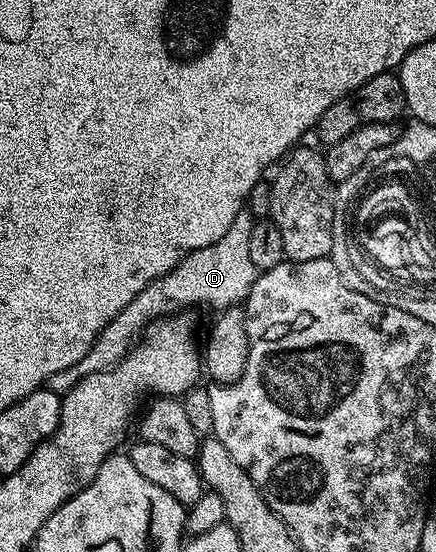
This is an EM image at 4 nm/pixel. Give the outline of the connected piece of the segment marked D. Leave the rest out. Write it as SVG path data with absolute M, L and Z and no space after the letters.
M242 210L236 221L232 221L232 229L228 229L228 233L220 237L220 241L188 253L188 257L184 257L180 265L136 293L136 297L132 297L132 301L103 329L100 337L96 337L92 349L88 349L88 353L84 353L84 357L80 357L76 365L51 377L49 391L60 396L67 395L84 377L115 367L156 319L177 316L185 312L182 311L185 307L198 307L201 303L207 303L213 309L245 304L248 293L260 274L252 265L252 256L248 250L255 222L249 211Z

